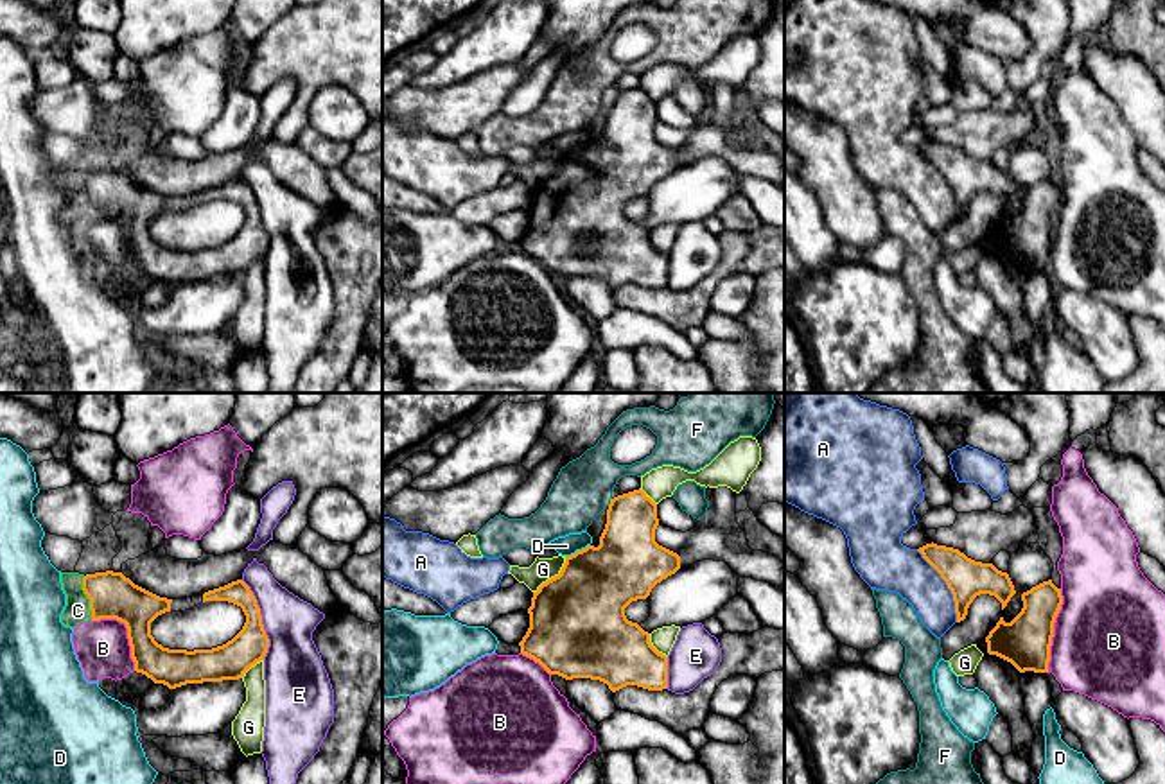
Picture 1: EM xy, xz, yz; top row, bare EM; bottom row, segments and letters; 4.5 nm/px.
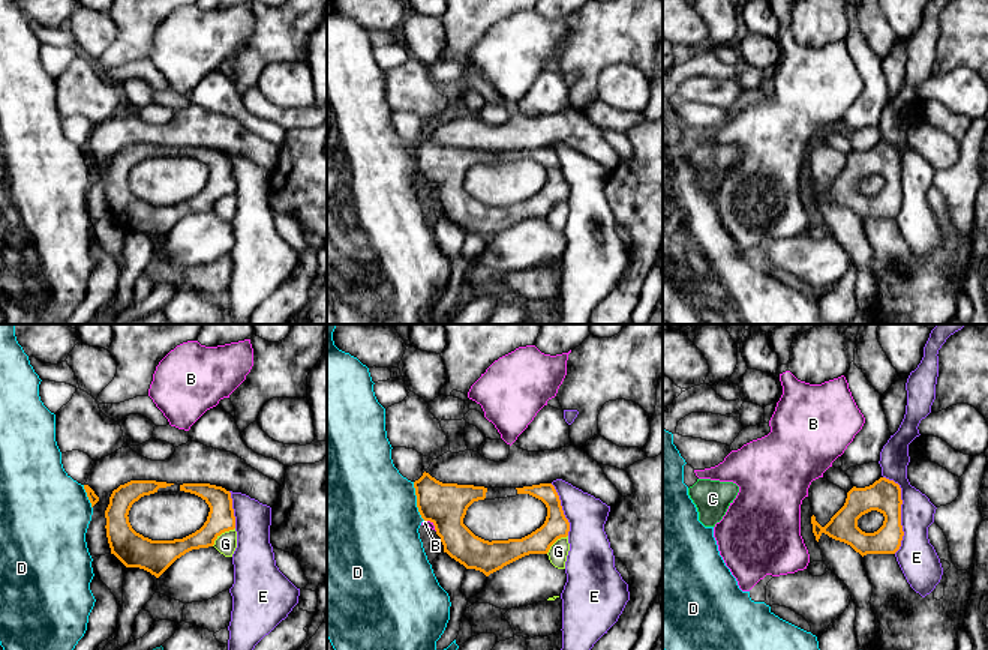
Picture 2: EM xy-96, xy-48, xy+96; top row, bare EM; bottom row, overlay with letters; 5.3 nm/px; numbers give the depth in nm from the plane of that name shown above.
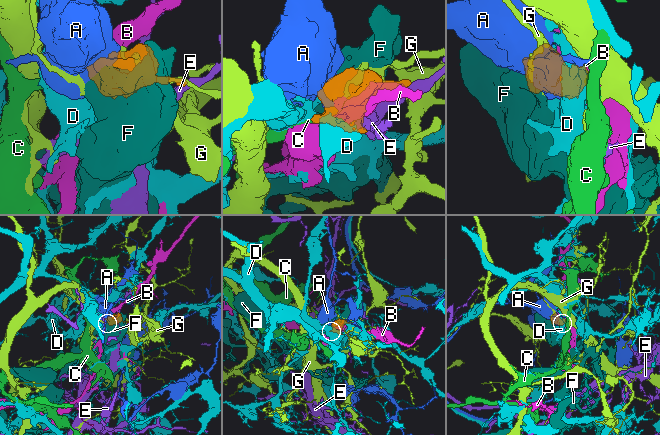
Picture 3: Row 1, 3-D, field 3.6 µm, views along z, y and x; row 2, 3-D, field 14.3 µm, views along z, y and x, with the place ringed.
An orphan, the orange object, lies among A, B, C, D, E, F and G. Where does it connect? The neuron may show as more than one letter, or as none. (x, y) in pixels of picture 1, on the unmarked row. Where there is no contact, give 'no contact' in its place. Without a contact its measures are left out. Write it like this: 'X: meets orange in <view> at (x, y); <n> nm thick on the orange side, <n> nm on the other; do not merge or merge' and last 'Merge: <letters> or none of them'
A: meets orange in yz at (946, 182); 180 nm thick on the orange side, 220 nm on the other; do not merge
B: meets orange in yz at (1052, 228); 220 nm thick on the orange side, 500 nm on the other; do not merge
C: meets orange in xy at (88, 196); 200 nm thick on the orange side, 110 nm on the other; merge
D: meets orange in xz at (577, 149); 360 nm thick on the orange side, 90 nm on the other; do not merge
E: meets orange in xy at (261, 217); 160 nm thick on the orange side, 260 nm on the other; do not merge
F: meets orange in xz at (611, 99); 260 nm thick on the orange side, 260 nm on the other; do not merge
G: meets orange in xz at (555, 174); 440 nm thick on the orange side, 110 nm on the other; do not merge
Merge: C

